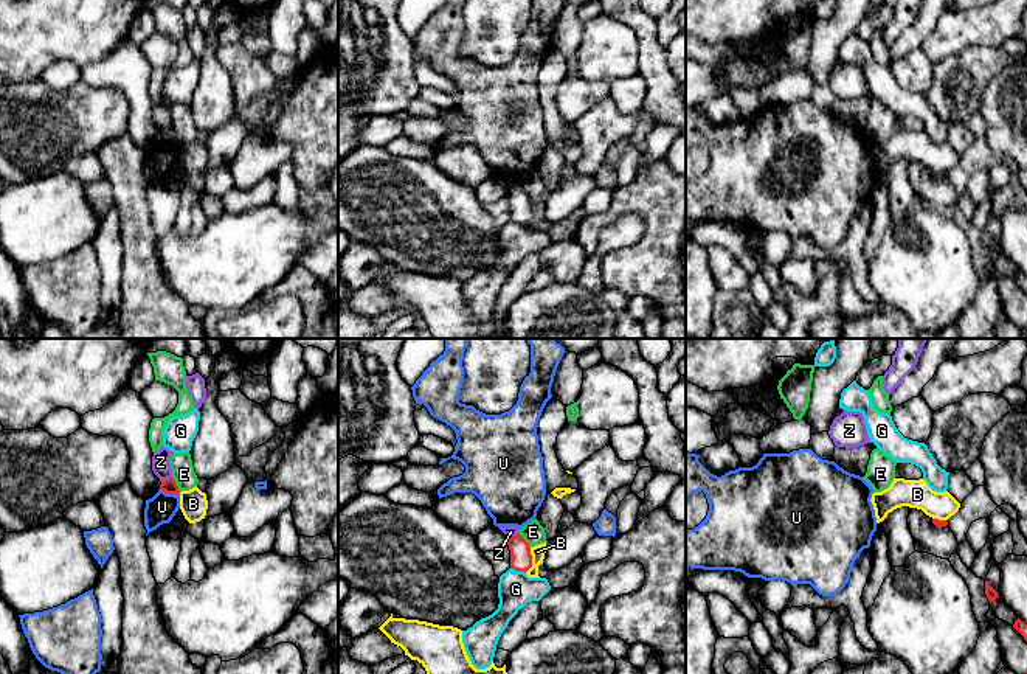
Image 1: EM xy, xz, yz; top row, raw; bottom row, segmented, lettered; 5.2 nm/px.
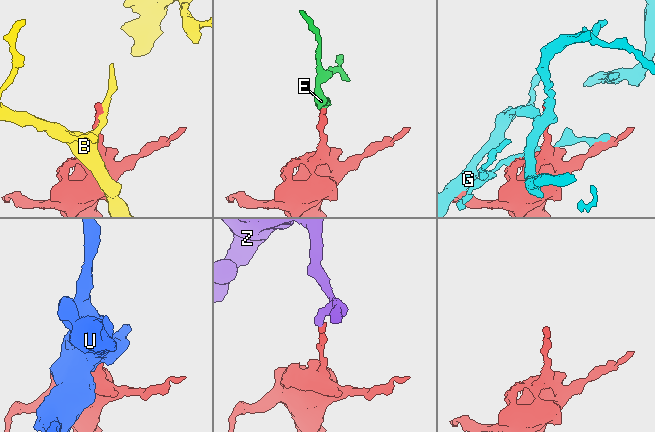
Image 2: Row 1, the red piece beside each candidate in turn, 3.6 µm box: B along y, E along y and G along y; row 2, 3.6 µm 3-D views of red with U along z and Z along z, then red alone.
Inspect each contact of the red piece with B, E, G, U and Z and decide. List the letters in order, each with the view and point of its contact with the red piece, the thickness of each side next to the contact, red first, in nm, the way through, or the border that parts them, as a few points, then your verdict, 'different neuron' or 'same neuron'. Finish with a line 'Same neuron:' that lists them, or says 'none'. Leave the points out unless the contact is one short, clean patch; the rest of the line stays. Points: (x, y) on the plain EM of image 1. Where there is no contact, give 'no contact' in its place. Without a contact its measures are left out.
B: xz (531, 211) | 110/70 nm | different neuron
E: xy (176, 137) | 80/120 nm | along xy (171, 129), (180, 143) | different neuron
G: xz (518, 222) | 110/190 nm | different neuron
U: xy (169, 145) | 80/150 nm | along xy (160, 140), (179, 148) | different neuron
Z: xy (168, 131) | 80/100 nm | along xy (171, 128), (162, 134) | different neuron
Same neuron: none

